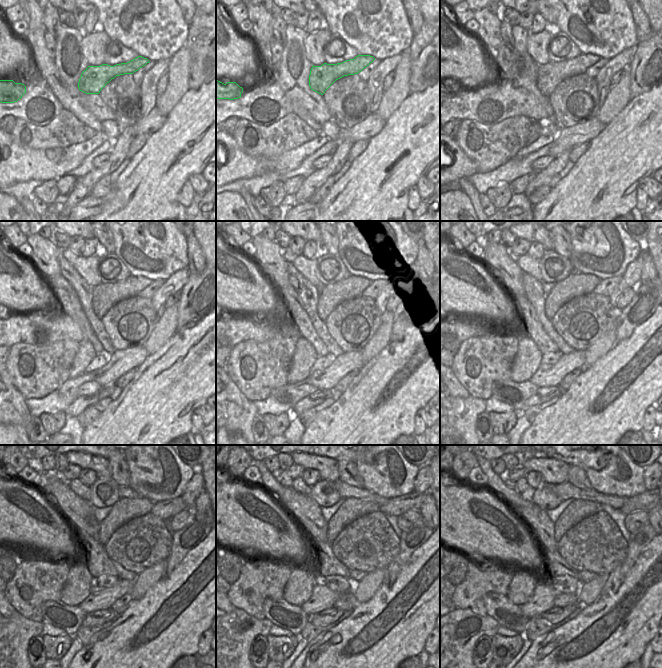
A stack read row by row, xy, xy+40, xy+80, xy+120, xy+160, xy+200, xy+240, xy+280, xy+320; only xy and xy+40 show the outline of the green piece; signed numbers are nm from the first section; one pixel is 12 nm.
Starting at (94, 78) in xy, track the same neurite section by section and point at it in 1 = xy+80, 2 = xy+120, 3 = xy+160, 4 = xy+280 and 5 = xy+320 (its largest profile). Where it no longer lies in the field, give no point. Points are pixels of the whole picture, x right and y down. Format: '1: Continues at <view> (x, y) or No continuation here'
1: Continues at xy+80 (549, 75)
2: Continues at xy+120 (105, 296)
3: Continues at xy+160 (332, 295)
4: Continues at xy+280 (351, 509)
5: Continues at xy+320 (577, 510).

